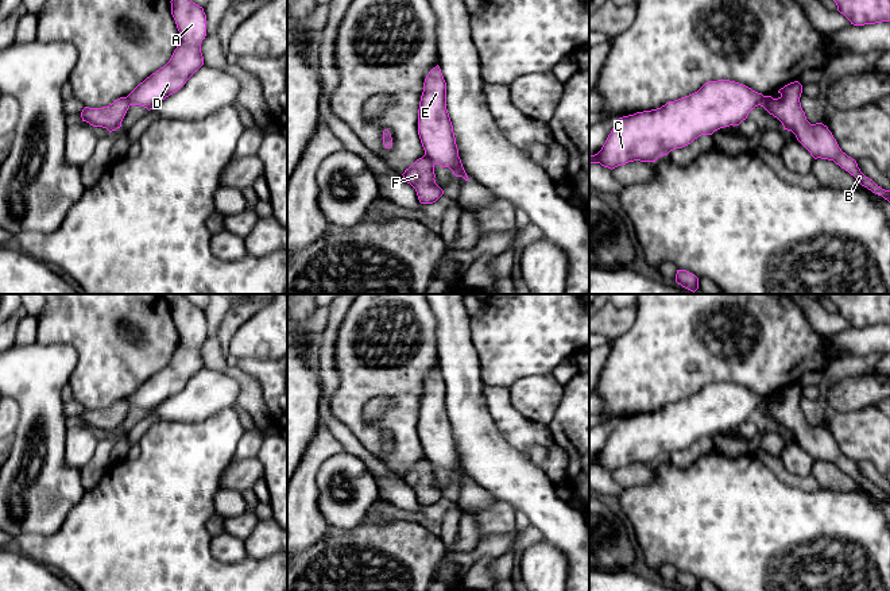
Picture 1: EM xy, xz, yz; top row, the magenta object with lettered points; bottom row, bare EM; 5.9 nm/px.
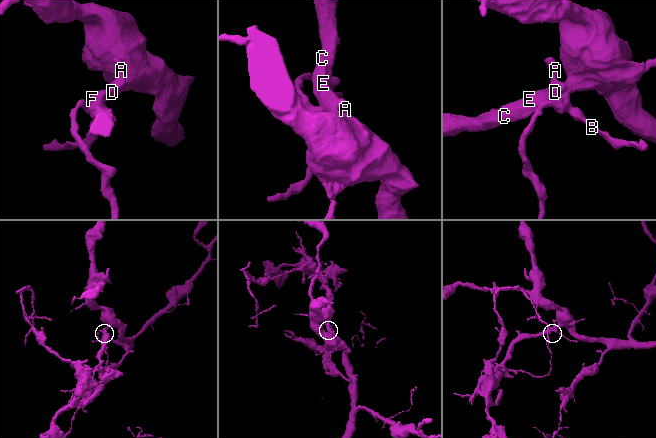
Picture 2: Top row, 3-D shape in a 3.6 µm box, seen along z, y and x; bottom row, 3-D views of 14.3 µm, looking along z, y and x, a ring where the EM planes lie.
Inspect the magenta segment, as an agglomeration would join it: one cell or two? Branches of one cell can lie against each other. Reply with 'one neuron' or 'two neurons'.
two neurons

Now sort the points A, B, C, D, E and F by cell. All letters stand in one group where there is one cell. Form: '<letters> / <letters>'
A C D E / B F

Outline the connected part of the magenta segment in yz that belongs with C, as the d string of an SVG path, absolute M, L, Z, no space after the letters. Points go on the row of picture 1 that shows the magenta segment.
M708 81L697 92L661 108L619 117L589 163L612 170L634 161L655 162L701 135L739 125L763 97L735 81Z

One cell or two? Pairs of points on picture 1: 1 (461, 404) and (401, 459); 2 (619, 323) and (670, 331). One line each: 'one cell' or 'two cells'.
1: two cells
2: two cells

